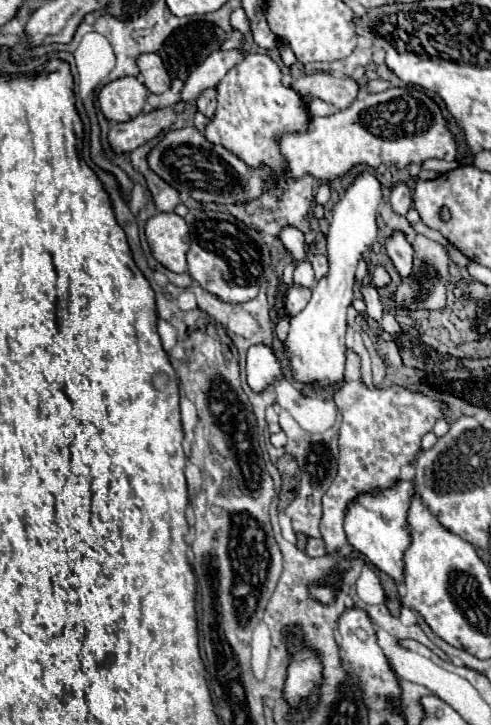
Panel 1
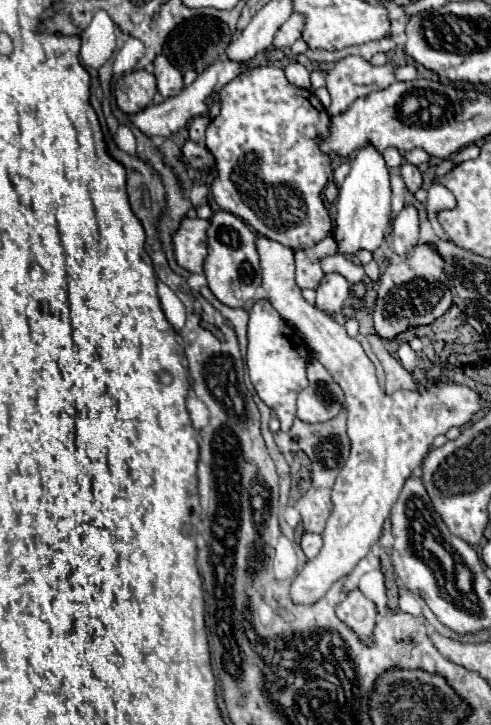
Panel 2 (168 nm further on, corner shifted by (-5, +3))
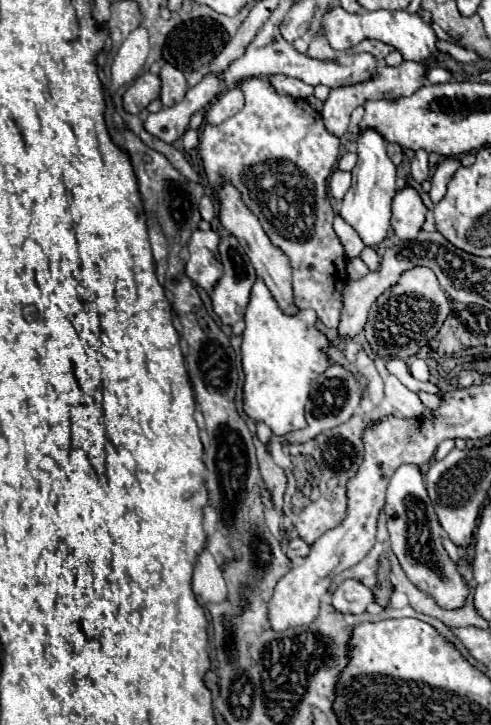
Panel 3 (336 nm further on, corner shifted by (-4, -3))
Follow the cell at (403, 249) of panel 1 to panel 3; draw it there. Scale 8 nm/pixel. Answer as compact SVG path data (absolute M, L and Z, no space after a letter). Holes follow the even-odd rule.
M404 186L392 200L392 228L398 238L412 240L420 232L428 208L412 186Z

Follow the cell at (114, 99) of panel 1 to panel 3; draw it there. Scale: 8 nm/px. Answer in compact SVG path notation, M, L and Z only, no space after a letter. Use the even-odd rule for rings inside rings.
M146 72L138 76L132 86L124 94L124 108L130 114L140 114L152 100L160 96L160 82L158 76L152 72Z

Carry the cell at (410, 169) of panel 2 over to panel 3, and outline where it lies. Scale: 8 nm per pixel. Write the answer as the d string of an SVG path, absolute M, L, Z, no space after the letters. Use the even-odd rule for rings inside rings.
M418 150L414 160L412 160L412 176L416 182L424 182L430 174L430 168L428 168L428 152L426 150Z

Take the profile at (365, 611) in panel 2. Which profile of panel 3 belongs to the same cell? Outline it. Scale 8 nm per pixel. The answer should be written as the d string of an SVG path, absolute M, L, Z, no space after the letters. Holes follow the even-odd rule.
M344 580L334 592L332 592L332 606L340 612L360 614L366 610L366 606L374 602L372 590L366 588L358 580Z

